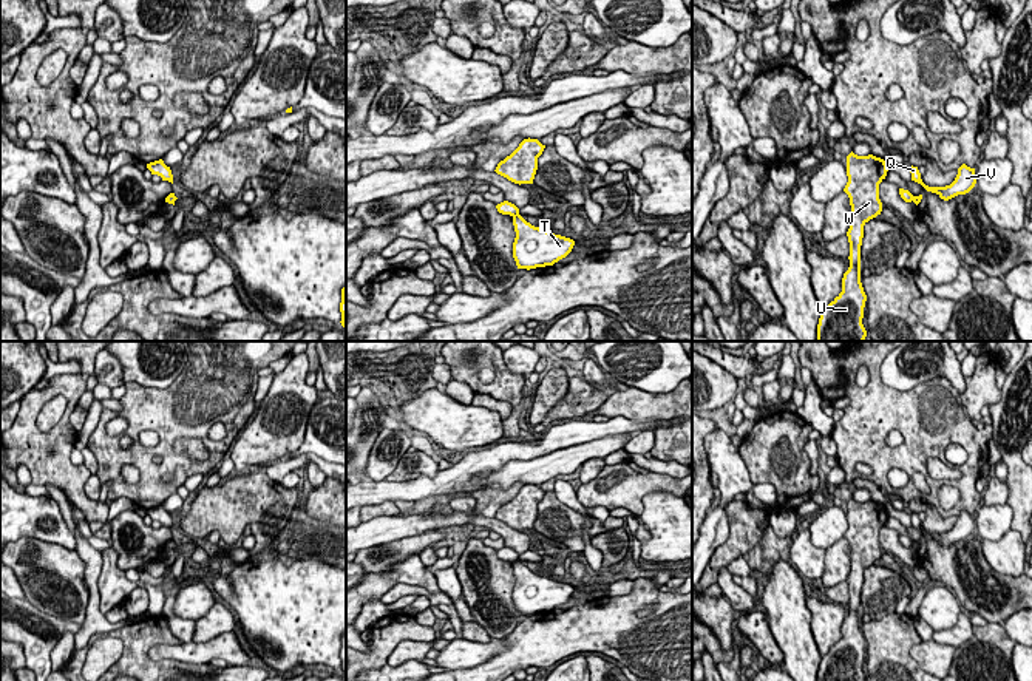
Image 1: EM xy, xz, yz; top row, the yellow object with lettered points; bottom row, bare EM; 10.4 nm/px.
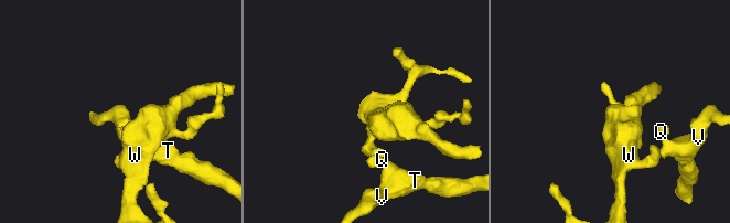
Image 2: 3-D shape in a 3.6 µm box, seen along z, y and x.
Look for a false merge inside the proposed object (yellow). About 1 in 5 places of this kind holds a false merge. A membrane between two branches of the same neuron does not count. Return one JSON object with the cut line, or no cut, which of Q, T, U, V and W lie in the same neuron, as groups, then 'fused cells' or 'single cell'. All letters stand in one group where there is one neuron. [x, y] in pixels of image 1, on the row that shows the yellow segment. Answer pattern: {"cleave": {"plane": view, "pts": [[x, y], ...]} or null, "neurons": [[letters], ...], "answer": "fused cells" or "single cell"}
{"cleave": {"plane": "xz", "pts": [[518, 213], [513, 216]]}, "neurons": [["Q", "T", "V"], ["U", "W"]], "answer": "fused cells"}

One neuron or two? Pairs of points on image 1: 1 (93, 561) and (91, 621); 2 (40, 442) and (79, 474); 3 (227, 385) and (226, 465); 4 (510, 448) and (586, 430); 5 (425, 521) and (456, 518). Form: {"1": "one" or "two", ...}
{"1": "one", "2": "one", "3": "two", "4": "one", "5": "one"}

